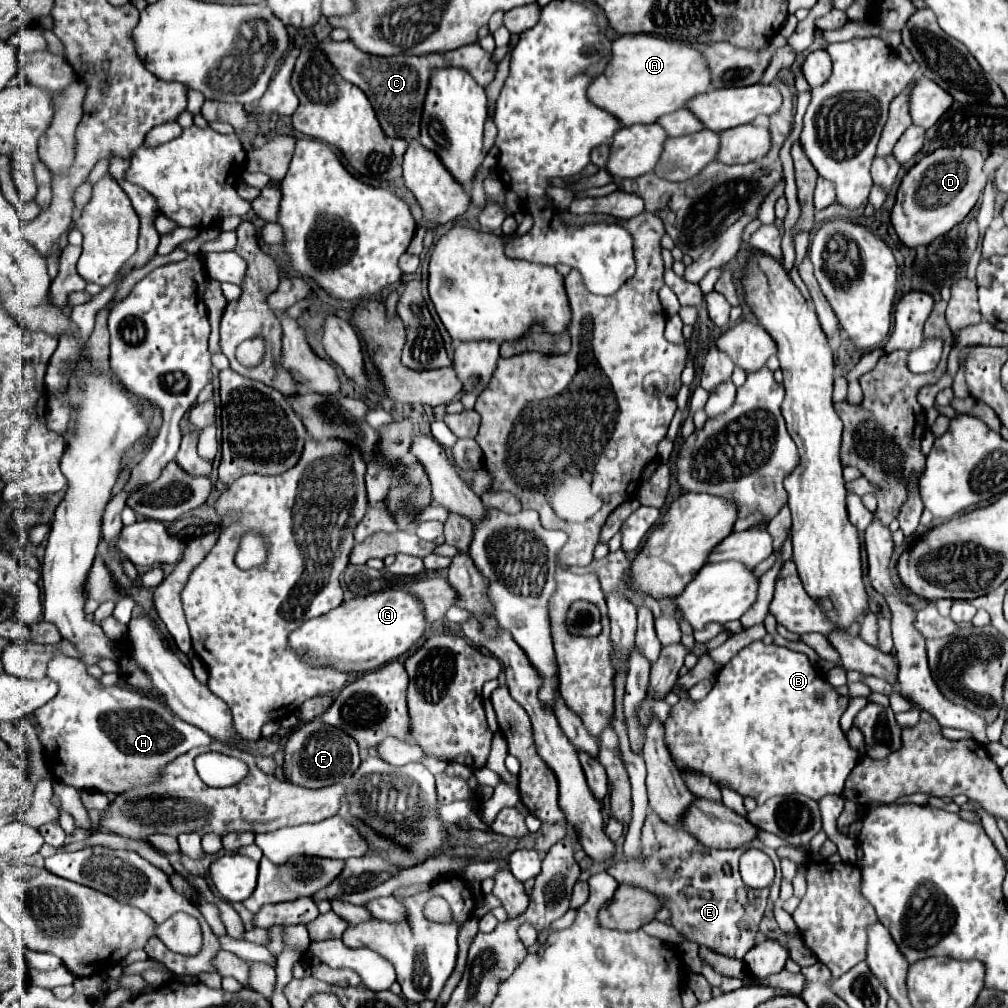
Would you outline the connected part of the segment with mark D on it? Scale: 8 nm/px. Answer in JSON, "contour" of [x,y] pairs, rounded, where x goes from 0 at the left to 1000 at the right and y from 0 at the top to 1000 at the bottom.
{"contour":[[[933,146],[927,152],[913,158],[895,178],[889,189],[889,201],[883,211],[885,225],[891,237],[909,247],[913,243],[921,243],[929,235],[940,231],[946,223],[950,223],[962,207],[968,203],[976,184],[978,174],[974,170],[976,154],[966,150],[964,146]]]}

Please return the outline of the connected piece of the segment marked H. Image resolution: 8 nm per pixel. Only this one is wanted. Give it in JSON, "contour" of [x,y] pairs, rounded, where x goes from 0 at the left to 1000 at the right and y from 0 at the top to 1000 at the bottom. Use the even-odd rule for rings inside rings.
{"contour":[[[58,648],[48,662],[48,672],[58,678],[58,688],[46,699],[34,705],[34,715],[38,721],[38,733],[44,741],[44,755],[48,765],[56,775],[71,779],[75,783],[91,783],[99,787],[121,787],[129,781],[145,779],[159,773],[159,765],[173,751],[187,747],[192,741],[206,741],[210,737],[208,729],[200,723],[177,713],[159,691],[145,689],[133,684],[103,682],[97,674],[85,668],[83,658],[77,654]]]}

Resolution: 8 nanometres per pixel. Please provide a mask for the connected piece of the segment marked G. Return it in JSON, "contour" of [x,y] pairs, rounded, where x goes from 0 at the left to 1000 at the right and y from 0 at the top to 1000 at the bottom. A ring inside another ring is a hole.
{"contour":[[[385,584],[375,590],[341,596],[327,608],[304,616],[286,630],[286,640],[310,660],[331,662],[343,668],[365,668],[405,648],[419,632],[421,624],[423,614],[419,610],[419,598],[403,586]]]}

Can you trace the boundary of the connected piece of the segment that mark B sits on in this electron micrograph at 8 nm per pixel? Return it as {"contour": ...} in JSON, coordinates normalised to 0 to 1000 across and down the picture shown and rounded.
{"contour":[[[748,636],[744,640],[740,640],[738,644],[734,644],[726,654],[724,658],[720,658],[714,668],[712,668],[712,674],[708,678],[708,686],[704,686],[696,695],[692,697],[687,697],[687,695],[681,695],[681,693],[675,693],[667,703],[665,703],[665,709],[661,713],[661,731],[659,731],[659,737],[667,749],[667,755],[673,763],[679,763],[679,765],[687,765],[687,767],[694,767],[694,769],[700,769],[706,773],[706,777],[710,777],[712,781],[724,781],[728,783],[730,787],[734,787],[736,791],[746,791],[750,793],[752,799],[756,799],[762,791],[768,791],[768,789],[786,789],[786,787],[796,787],[804,793],[810,793],[813,795],[815,791],[819,789],[833,789],[835,783],[837,783],[837,775],[839,771],[843,769],[843,765],[847,763],[847,759],[851,757],[853,753],[853,747],[851,743],[847,743],[841,733],[839,733],[839,727],[835,725],[833,721],[833,711],[835,707],[839,705],[841,701],[841,693],[831,689],[829,684],[815,672],[815,668],[802,656],[802,652],[798,648],[792,648],[792,646],[786,646],[782,642],[772,642],[772,640],[760,640],[756,636]]]}

